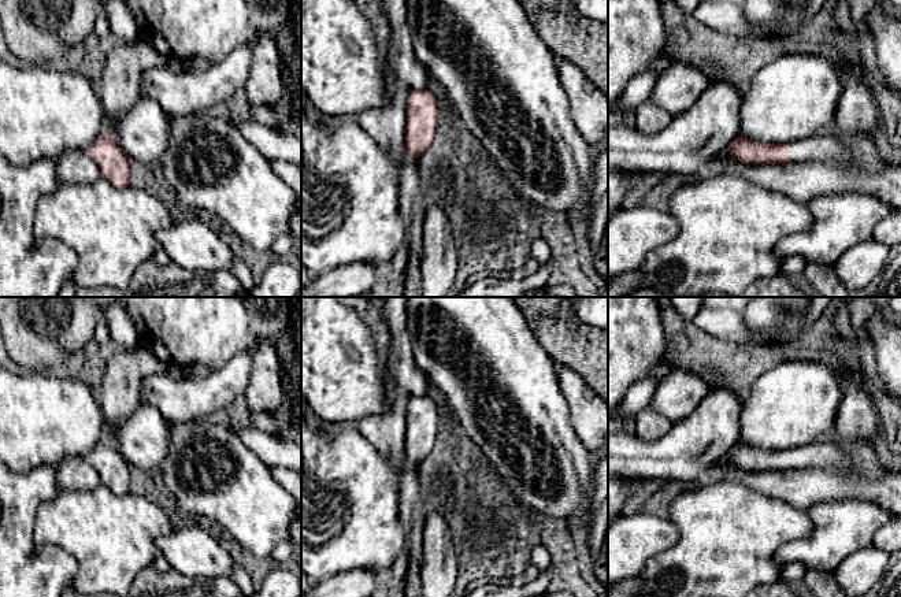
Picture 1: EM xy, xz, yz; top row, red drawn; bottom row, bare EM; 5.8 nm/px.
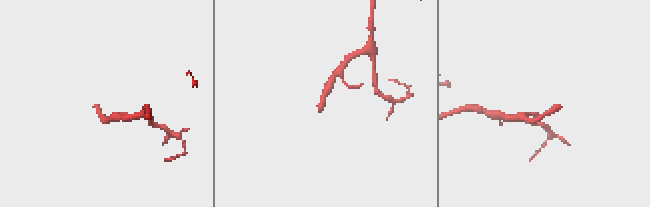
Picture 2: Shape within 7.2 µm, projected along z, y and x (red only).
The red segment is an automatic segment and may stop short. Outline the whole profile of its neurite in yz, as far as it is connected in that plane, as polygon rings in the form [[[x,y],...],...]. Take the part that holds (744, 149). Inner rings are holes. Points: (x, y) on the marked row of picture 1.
[[[831,130],[819,131],[807,138],[785,144],[761,144],[738,136],[728,153],[745,164],[785,164],[790,162],[823,162],[843,170],[863,168],[850,148],[837,140]]]

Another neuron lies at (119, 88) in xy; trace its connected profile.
[[[144,40],[122,42],[104,56],[97,84],[104,119],[127,112],[141,97],[141,75],[148,68],[166,67],[168,59]]]

